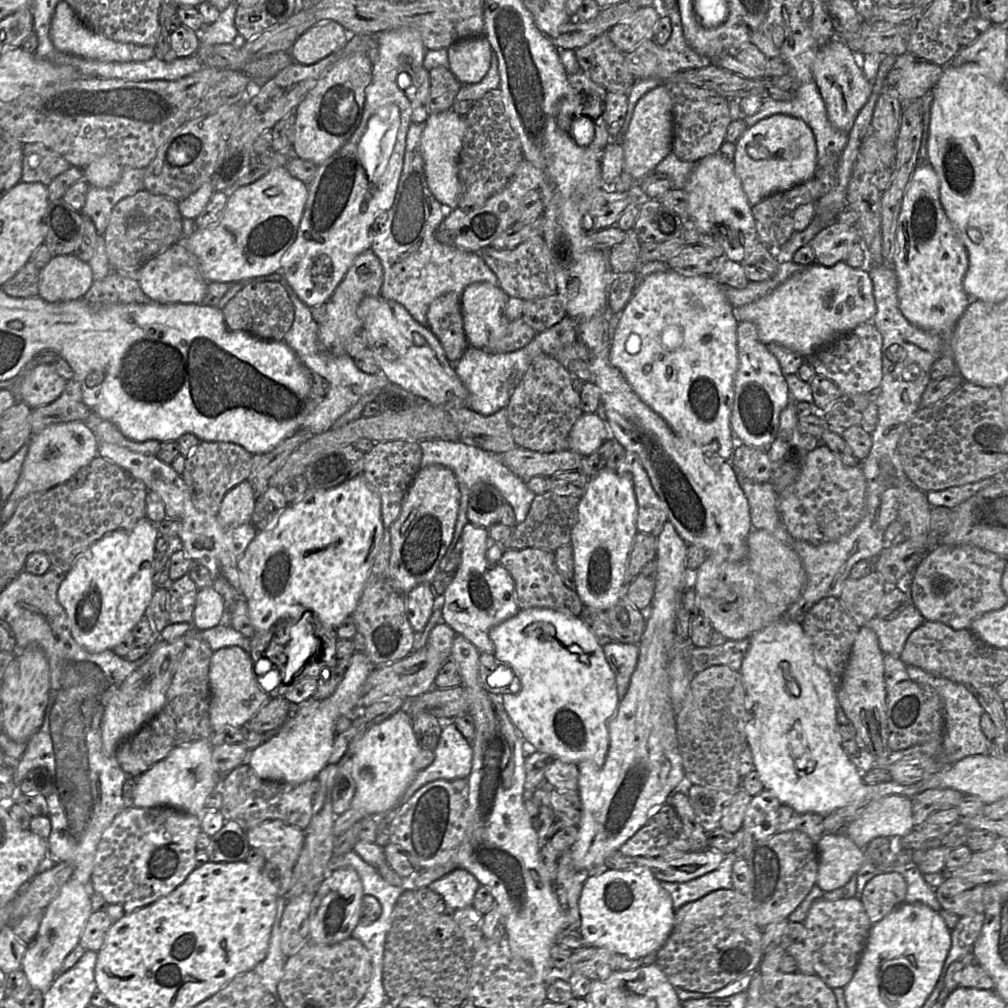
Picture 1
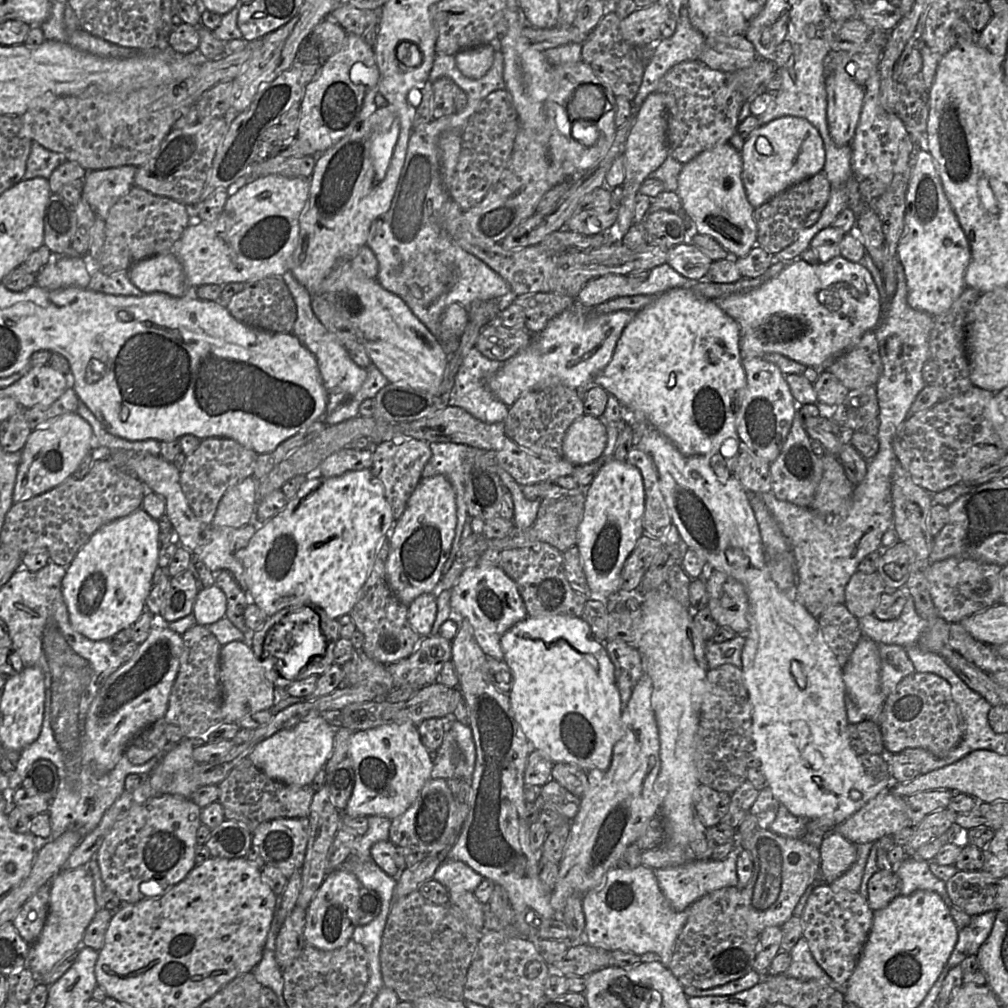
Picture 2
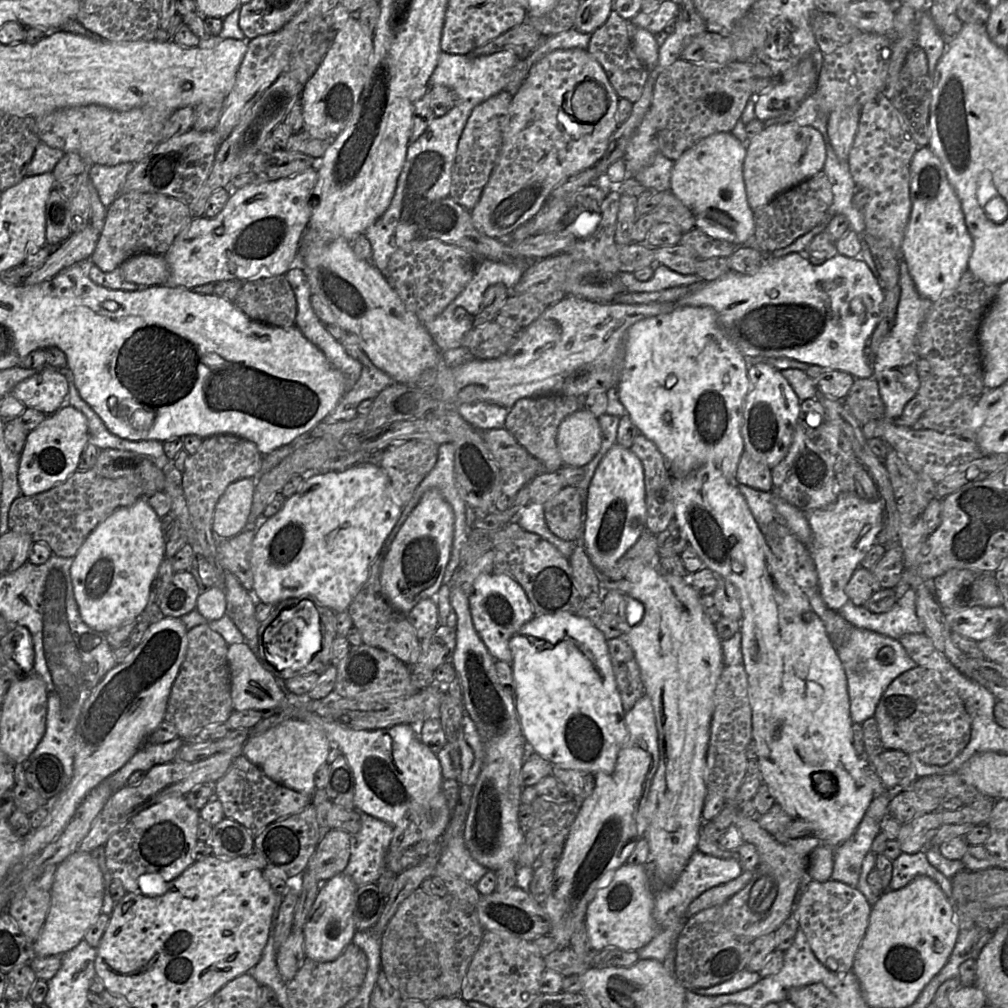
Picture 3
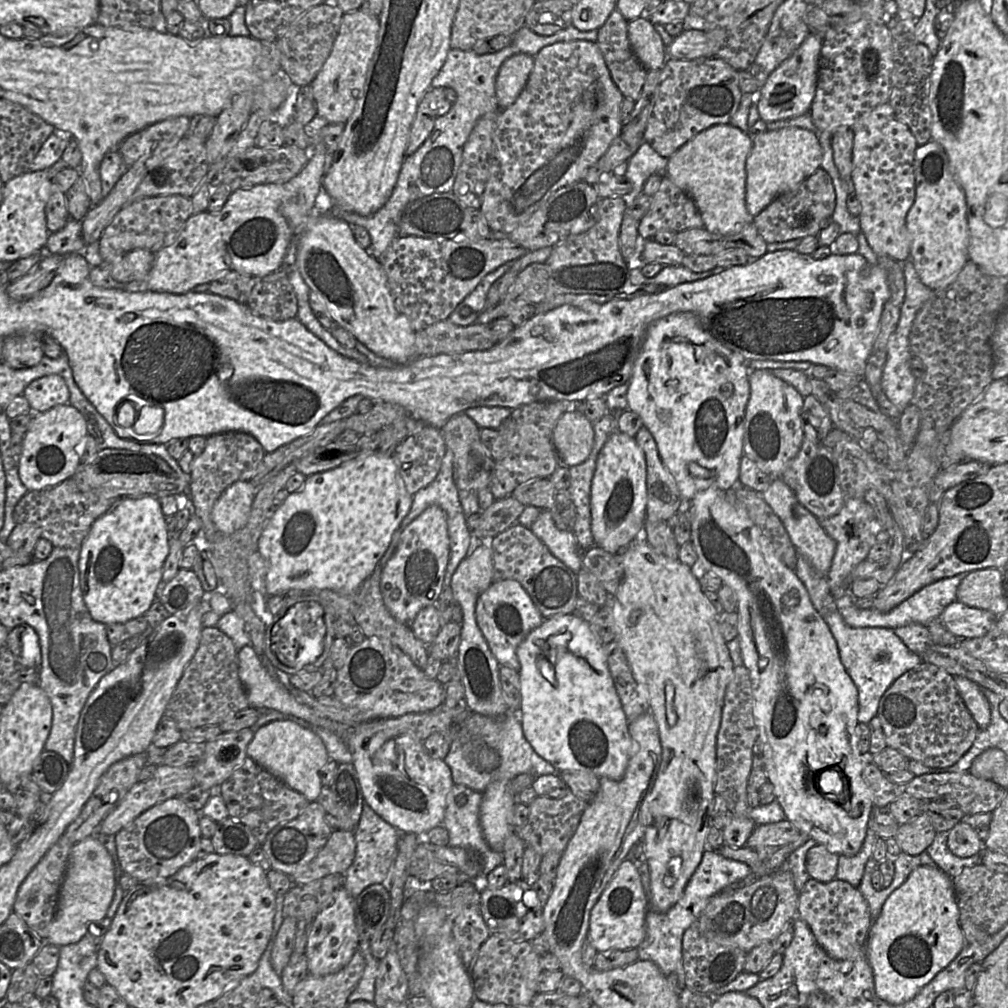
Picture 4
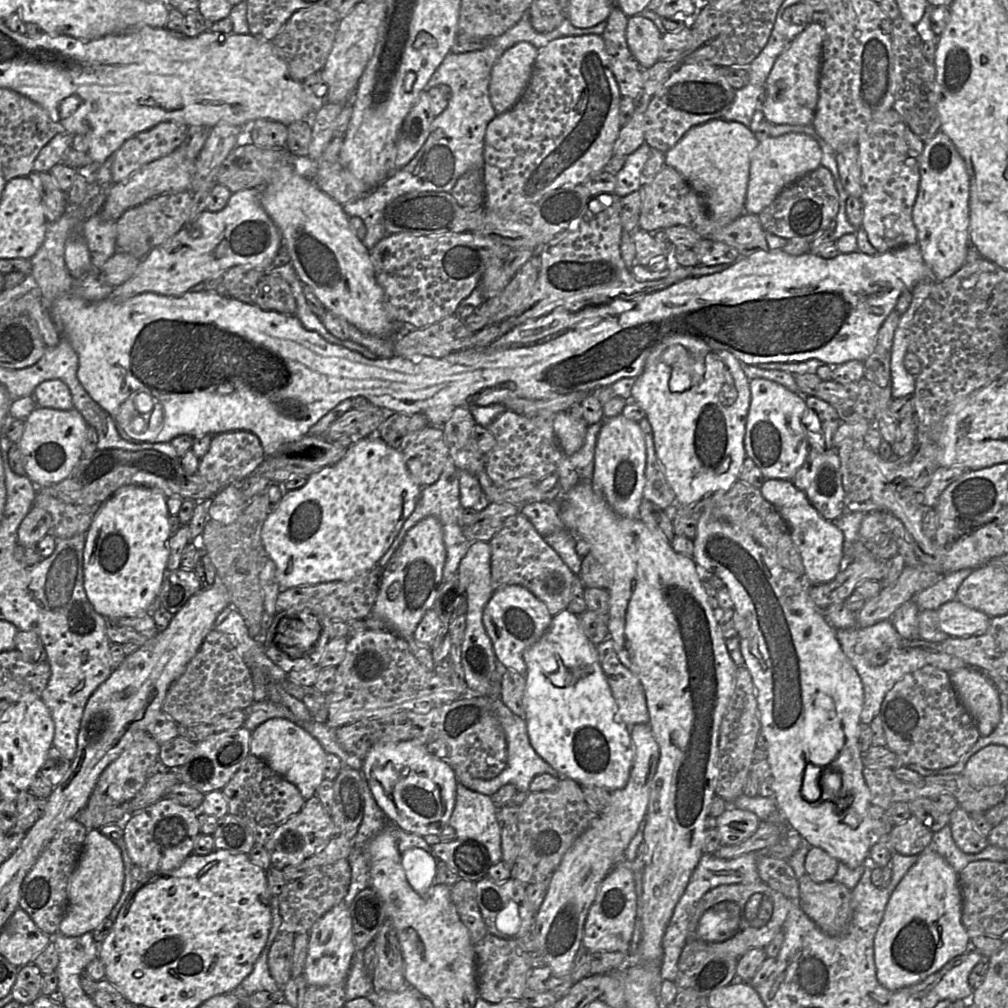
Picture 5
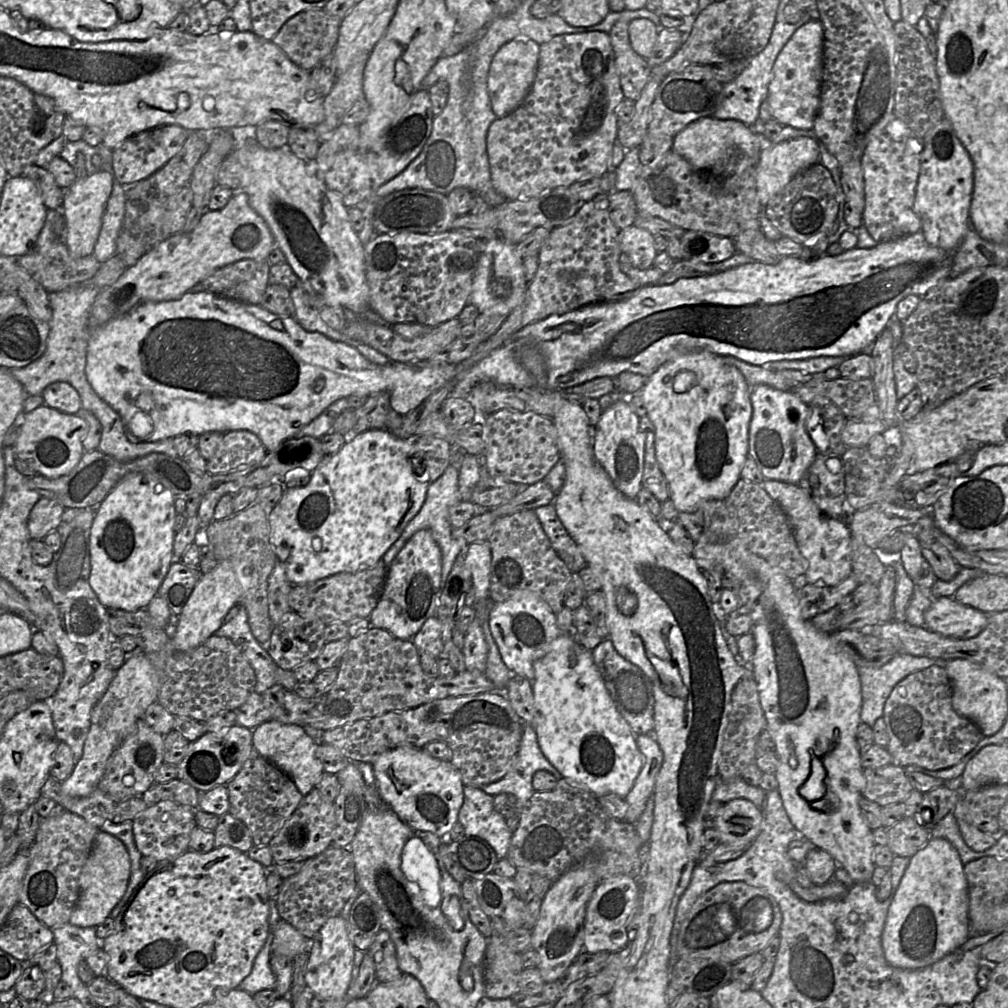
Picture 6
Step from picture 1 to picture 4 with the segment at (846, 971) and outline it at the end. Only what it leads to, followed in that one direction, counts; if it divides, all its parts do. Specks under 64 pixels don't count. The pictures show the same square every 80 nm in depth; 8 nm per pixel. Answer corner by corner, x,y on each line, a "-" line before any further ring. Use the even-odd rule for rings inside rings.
810,877
798,896
797,917
808,925
820,947
835,960
852,959
859,950
865,951
873,923
868,904
858,888
835,878
822,883

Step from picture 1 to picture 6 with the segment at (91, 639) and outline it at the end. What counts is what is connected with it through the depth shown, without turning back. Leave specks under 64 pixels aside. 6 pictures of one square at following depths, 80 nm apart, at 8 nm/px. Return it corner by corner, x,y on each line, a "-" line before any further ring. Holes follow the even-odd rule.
129,473
97,506
90,532
89,584
106,608
146,609
163,582
173,557
176,497
154,477

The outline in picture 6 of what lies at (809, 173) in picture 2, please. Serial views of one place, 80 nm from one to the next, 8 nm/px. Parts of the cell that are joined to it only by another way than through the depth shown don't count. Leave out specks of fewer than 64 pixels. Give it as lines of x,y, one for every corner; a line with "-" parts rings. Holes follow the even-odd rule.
798,137
780,143
767,142
760,151
756,166
757,196
762,209
797,174
819,161
819,147
809,137

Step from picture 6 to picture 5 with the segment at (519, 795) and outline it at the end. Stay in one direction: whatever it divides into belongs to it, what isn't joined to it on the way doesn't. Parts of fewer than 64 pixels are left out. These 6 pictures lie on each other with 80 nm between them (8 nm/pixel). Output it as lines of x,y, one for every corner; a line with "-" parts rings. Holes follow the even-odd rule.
499,698
492,699
491,709
505,734
507,742
507,765
497,777
490,780
473,778
468,773
455,773
457,781
460,784
470,790
492,797
500,788
507,784
514,785
518,792
529,793
530,783
537,775
547,773
555,777
555,774
560,774
535,752
529,740
526,722
522,717
514,714

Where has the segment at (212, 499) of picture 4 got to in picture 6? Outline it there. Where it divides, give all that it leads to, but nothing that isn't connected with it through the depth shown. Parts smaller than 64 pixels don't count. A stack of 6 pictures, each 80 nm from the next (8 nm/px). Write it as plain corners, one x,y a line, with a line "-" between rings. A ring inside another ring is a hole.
250,431
223,433
214,455
207,461
206,472
226,474
260,462
266,455
260,439

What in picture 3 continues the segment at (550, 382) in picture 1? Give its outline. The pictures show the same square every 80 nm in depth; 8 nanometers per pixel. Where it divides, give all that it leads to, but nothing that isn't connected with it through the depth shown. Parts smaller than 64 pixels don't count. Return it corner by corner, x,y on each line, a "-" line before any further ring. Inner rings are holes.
546,394
519,399
510,408
505,428
528,453
536,457
547,472
556,472
562,465
556,435
560,423
570,414
580,409
577,396
564,394

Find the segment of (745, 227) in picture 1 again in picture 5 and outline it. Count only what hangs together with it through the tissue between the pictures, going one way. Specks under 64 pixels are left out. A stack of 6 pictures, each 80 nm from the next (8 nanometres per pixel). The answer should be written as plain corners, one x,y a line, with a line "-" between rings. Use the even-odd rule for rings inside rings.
712,119
691,127
665,153
665,165
677,170
702,197
710,215
726,226
745,212
751,154
759,144
754,132
742,123

